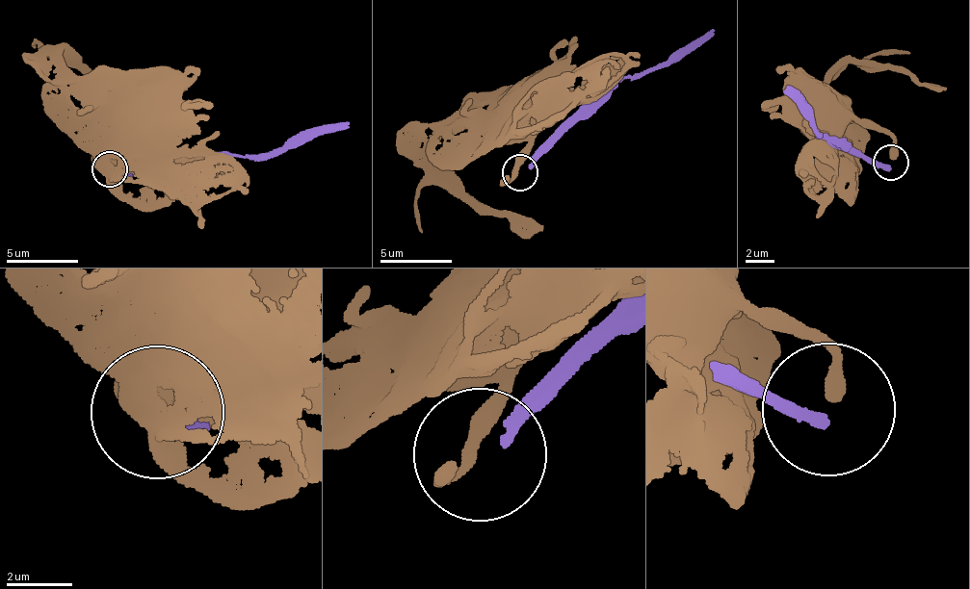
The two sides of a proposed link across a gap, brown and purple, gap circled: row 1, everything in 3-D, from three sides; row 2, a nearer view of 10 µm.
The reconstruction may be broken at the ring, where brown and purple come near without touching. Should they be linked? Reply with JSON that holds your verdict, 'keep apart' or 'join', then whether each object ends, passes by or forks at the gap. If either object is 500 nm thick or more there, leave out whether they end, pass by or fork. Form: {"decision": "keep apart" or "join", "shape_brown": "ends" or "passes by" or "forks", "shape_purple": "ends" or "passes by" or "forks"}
{"decision": "keep apart", "shape_brown": "ends", "shape_purple": "ends"}

